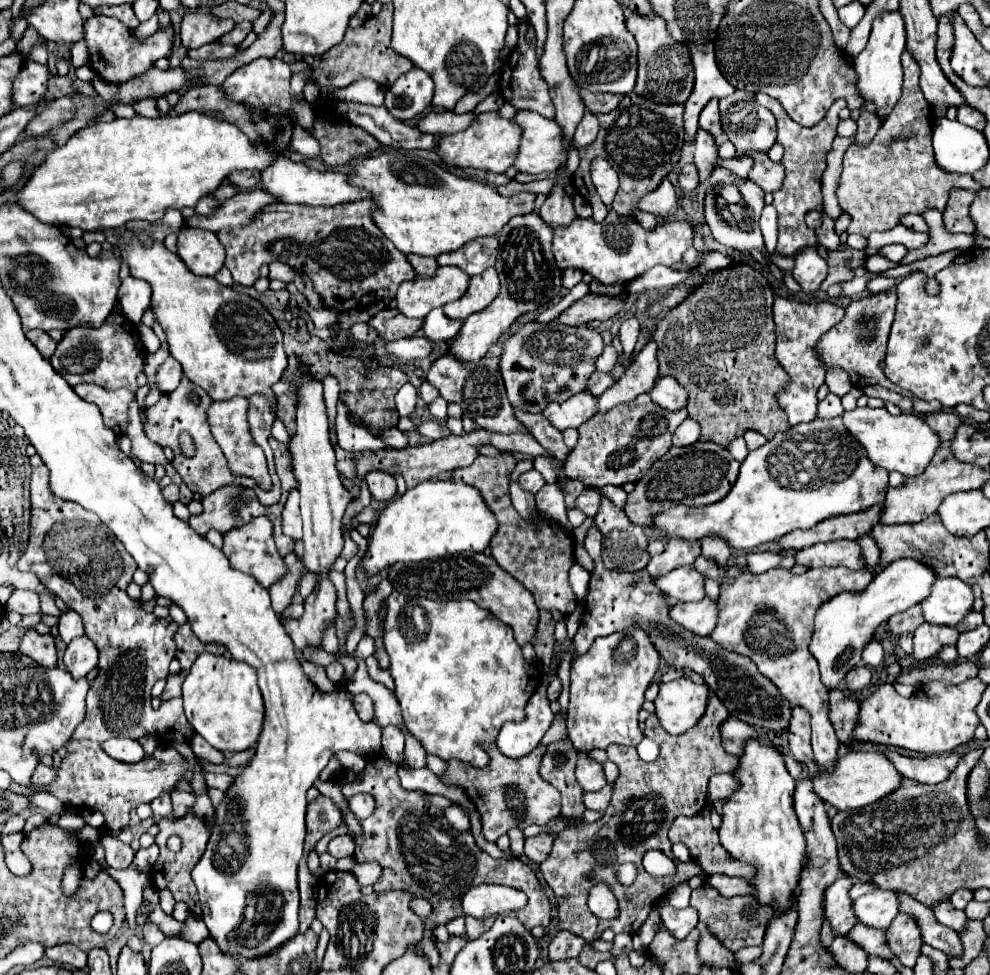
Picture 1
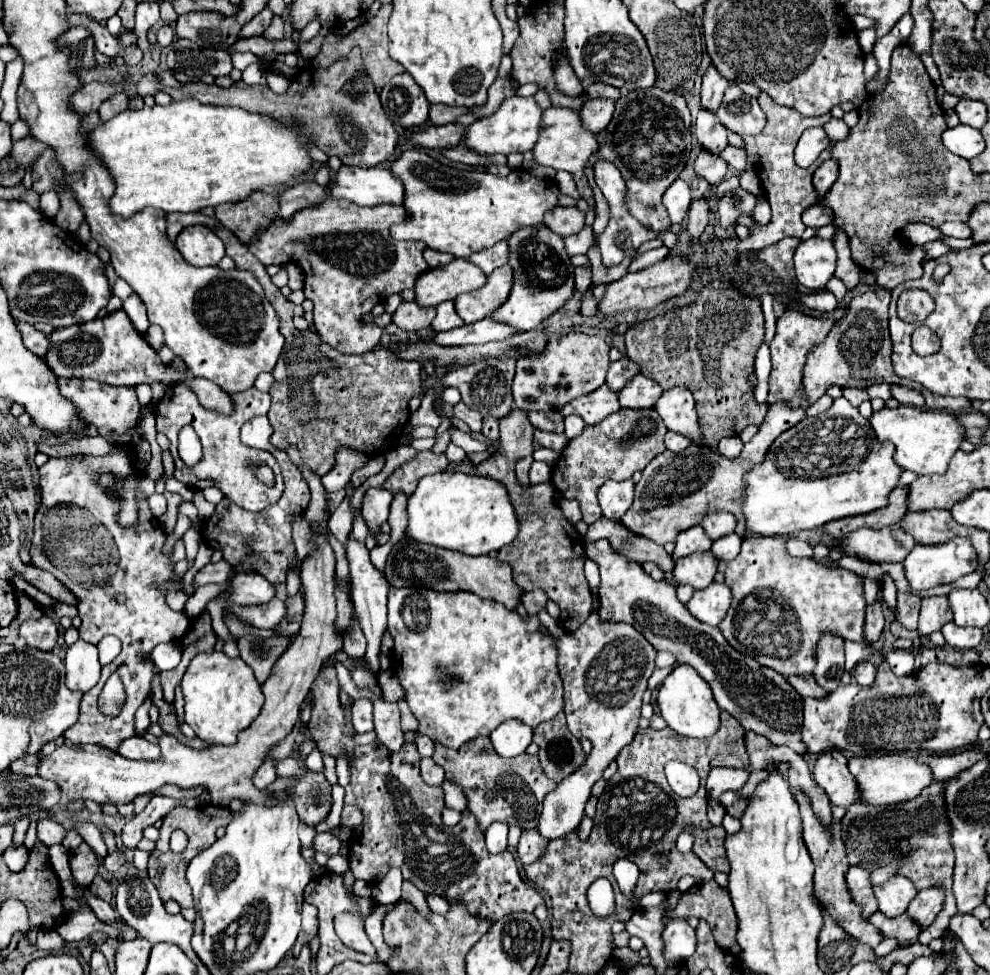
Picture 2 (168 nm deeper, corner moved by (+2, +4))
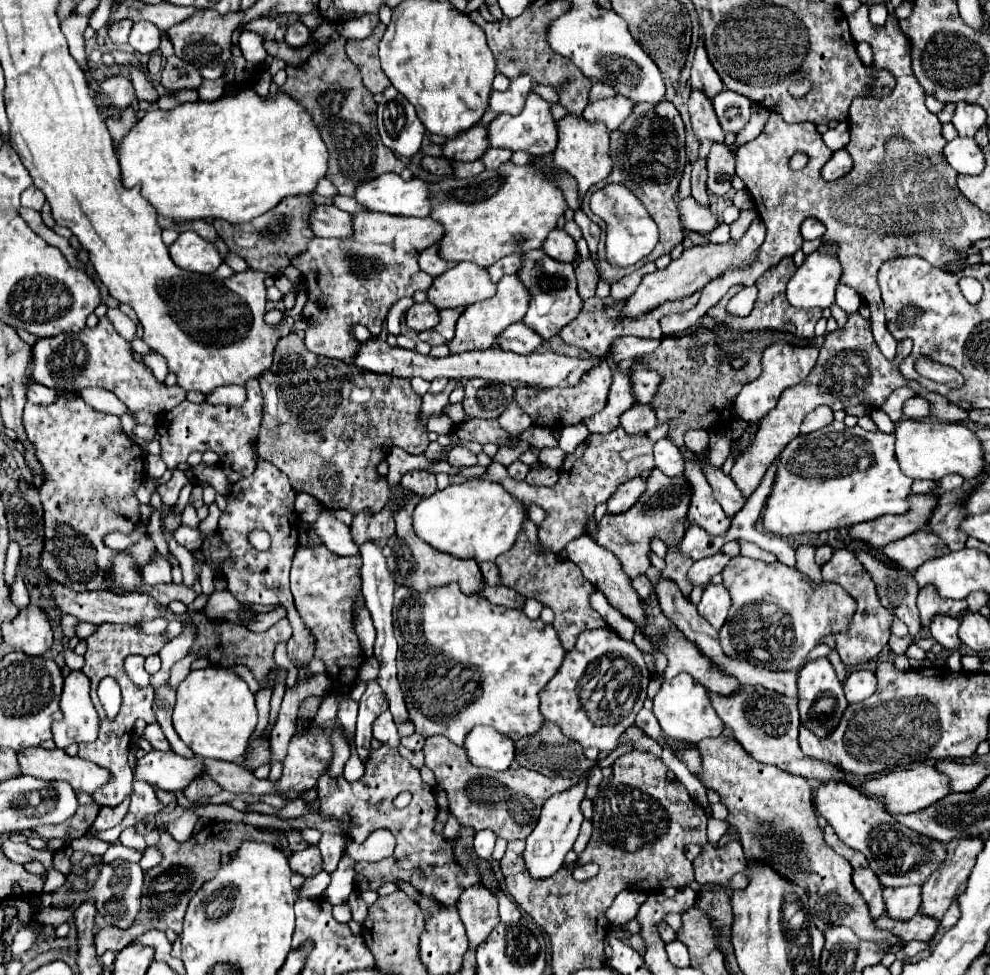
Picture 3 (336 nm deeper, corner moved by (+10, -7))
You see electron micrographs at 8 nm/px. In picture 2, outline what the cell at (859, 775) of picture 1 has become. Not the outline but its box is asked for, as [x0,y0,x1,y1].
[848,754,932,804]

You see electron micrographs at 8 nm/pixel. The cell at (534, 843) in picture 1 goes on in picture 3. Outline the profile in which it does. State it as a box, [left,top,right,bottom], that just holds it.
[500,841,524,875]

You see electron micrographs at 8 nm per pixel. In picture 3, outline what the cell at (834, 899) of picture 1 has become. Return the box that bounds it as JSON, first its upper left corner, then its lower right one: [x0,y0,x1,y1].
[854,867,886,919]

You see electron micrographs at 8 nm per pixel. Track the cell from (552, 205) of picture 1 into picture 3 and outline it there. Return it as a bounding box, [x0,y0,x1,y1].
[542,229,576,263]

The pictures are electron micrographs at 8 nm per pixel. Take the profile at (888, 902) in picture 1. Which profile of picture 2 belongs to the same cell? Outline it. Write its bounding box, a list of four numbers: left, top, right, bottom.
[872,876,918,918]

